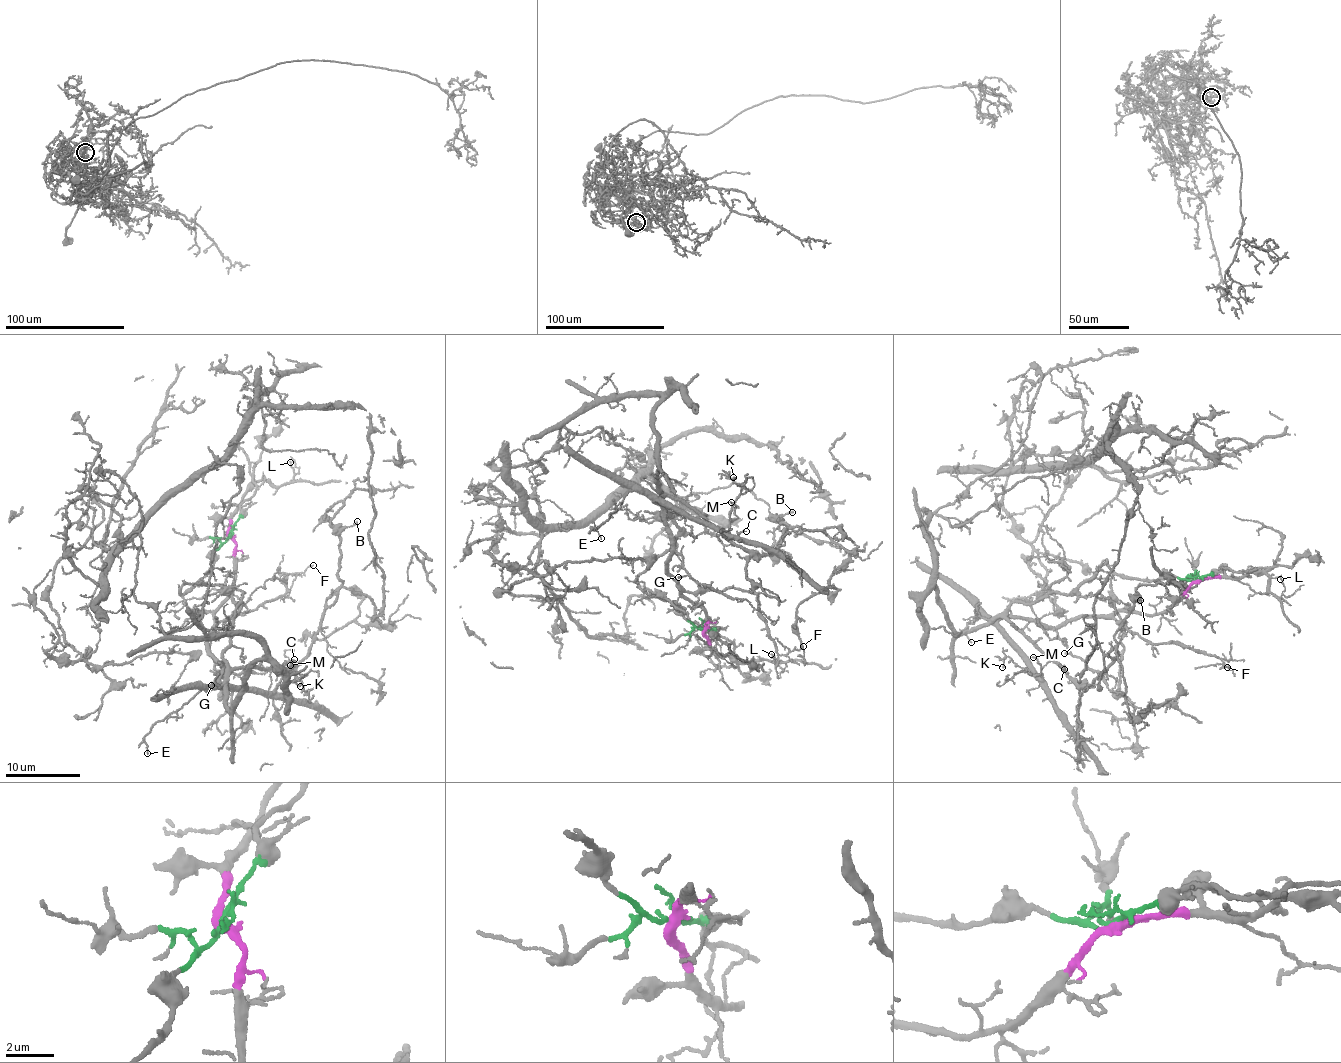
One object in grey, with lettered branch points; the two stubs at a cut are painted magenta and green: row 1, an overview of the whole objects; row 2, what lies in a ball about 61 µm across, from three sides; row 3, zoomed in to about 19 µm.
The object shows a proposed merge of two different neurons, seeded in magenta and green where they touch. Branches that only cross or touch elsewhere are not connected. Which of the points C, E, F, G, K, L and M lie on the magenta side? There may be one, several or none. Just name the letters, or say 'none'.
E, F, G, K, L, M

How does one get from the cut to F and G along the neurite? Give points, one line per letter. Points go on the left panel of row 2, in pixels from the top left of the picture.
F: (229, 536), (235, 543), (237, 575), (231, 595), (218, 608), (219, 621), (282, 596), (285, 574), (313, 564)
G: (229, 536), (237, 567), (231, 595), (218, 608), (208, 643), (222, 666), (223, 677), (211, 686)

